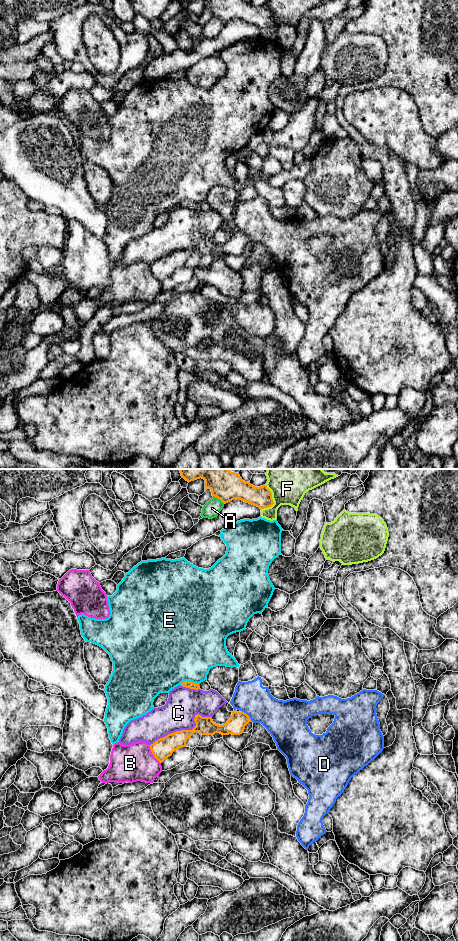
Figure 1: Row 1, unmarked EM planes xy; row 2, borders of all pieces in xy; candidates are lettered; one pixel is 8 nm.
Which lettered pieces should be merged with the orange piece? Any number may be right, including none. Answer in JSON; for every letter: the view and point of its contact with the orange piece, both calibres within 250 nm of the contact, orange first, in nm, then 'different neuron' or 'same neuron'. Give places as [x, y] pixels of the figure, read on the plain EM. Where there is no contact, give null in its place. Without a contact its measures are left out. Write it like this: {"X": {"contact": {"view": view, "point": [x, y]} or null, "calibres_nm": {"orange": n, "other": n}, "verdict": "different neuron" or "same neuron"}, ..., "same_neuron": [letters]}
{"A": {"contact": {"view": "xy", "point": [219, 18]}, "calibres_nm": {"orange": 180, "other": 140}, "verdict": "different neuron"}, "B": {"contact": {"view": "xy", "point": [152, 273]}, "calibres_nm": {"orange": 160, "other": 300}, "verdict": "different neuron"}, "C": {"contact": {"view": "xy", "point": [185, 250]}, "calibres_nm": {"orange": 160, "other": 260}, "verdict": "different neuron"}, "D": {"contact": {"view": "xy", "point": [247, 235]}, "calibres_nm": {"orange": 150, "other": 280}, "verdict": "different neuron"}, "E": {"contact": {"view": "xy", "point": [189, 201]}, "calibres_nm": {"orange": 60, "other": 480}, "verdict": "different neuron"}, "F": {"contact": {"view": "xy", "point": [272, 20]}, "calibres_nm": {"orange": 160, "other": 200}, "verdict": "different neuron"}, "same_neuron": []}

